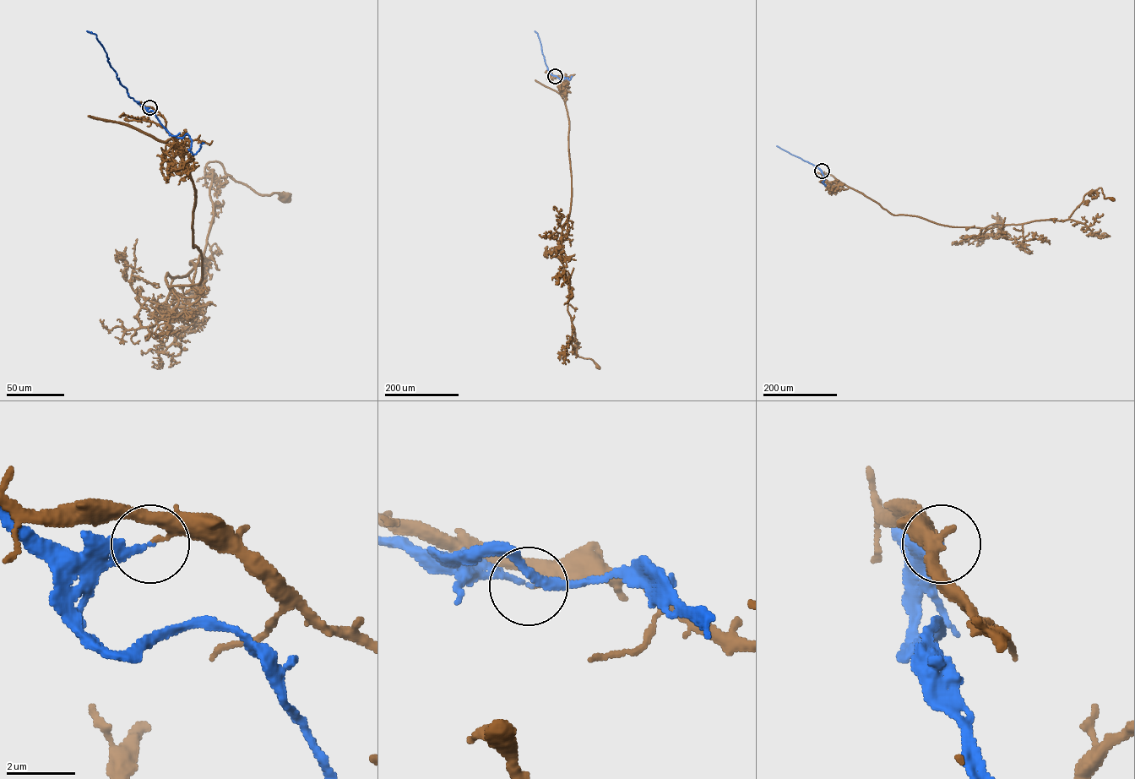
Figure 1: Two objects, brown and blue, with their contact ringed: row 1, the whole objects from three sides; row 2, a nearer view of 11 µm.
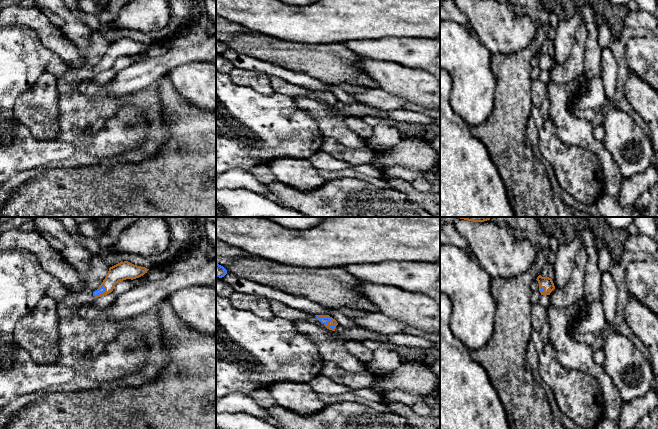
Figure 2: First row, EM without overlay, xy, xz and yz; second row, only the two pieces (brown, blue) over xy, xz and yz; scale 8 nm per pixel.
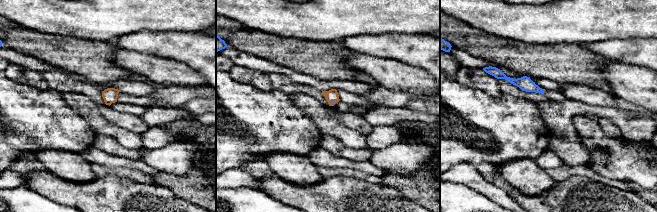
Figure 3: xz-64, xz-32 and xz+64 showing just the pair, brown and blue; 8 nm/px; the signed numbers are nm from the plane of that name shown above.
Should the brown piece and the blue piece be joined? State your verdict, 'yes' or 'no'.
no

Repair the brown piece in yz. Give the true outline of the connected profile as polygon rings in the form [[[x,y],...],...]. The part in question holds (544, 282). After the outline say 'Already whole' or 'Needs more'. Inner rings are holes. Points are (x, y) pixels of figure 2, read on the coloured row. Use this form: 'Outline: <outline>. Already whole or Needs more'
Outline: [[[539,275],[536,280],[539,283],[539,291],[541,295],[550,295],[550,293],[555,289],[554,283],[549,277],[542,277]]]. Already whole

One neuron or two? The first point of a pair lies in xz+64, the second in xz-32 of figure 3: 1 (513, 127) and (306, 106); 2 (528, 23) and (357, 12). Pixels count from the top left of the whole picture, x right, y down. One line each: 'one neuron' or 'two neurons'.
1: two neurons
2: one neuron

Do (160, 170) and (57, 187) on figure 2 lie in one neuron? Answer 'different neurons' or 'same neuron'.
same neuron

